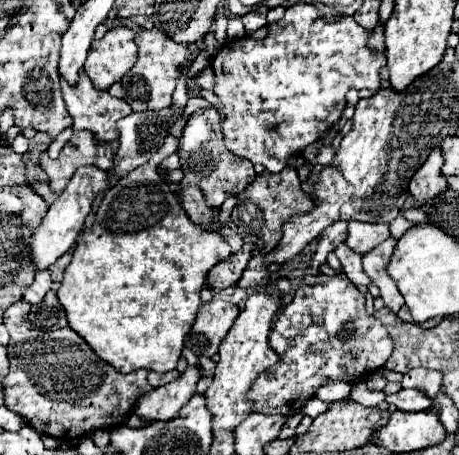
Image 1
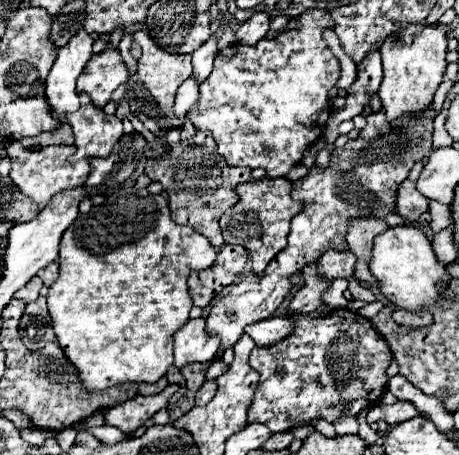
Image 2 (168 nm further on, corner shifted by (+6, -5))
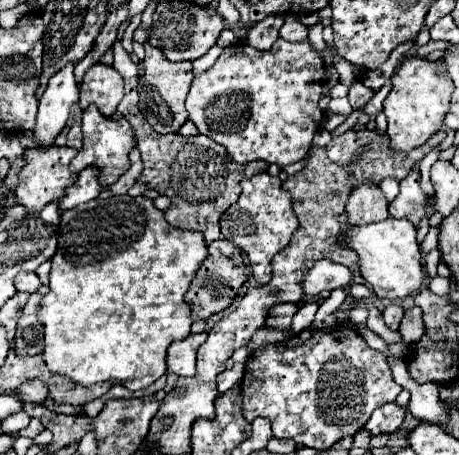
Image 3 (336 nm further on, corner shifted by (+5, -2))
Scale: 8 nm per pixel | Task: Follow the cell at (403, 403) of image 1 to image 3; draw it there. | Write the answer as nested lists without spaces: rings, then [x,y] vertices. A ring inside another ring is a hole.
[[[391,402],[391,404],[385,404],[383,408],[377,408],[377,412],[373,412],[369,422],[365,424],[365,430],[371,436],[393,434],[403,424],[403,418],[405,418],[405,408]]]

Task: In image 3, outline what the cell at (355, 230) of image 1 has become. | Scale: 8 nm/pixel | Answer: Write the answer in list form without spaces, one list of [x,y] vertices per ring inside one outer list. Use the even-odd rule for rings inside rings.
[[[319,260],[313,264],[313,268],[303,276],[301,288],[305,296],[319,296],[323,290],[335,290],[335,288],[347,288],[353,282],[349,268],[341,264],[333,264],[331,260]]]

